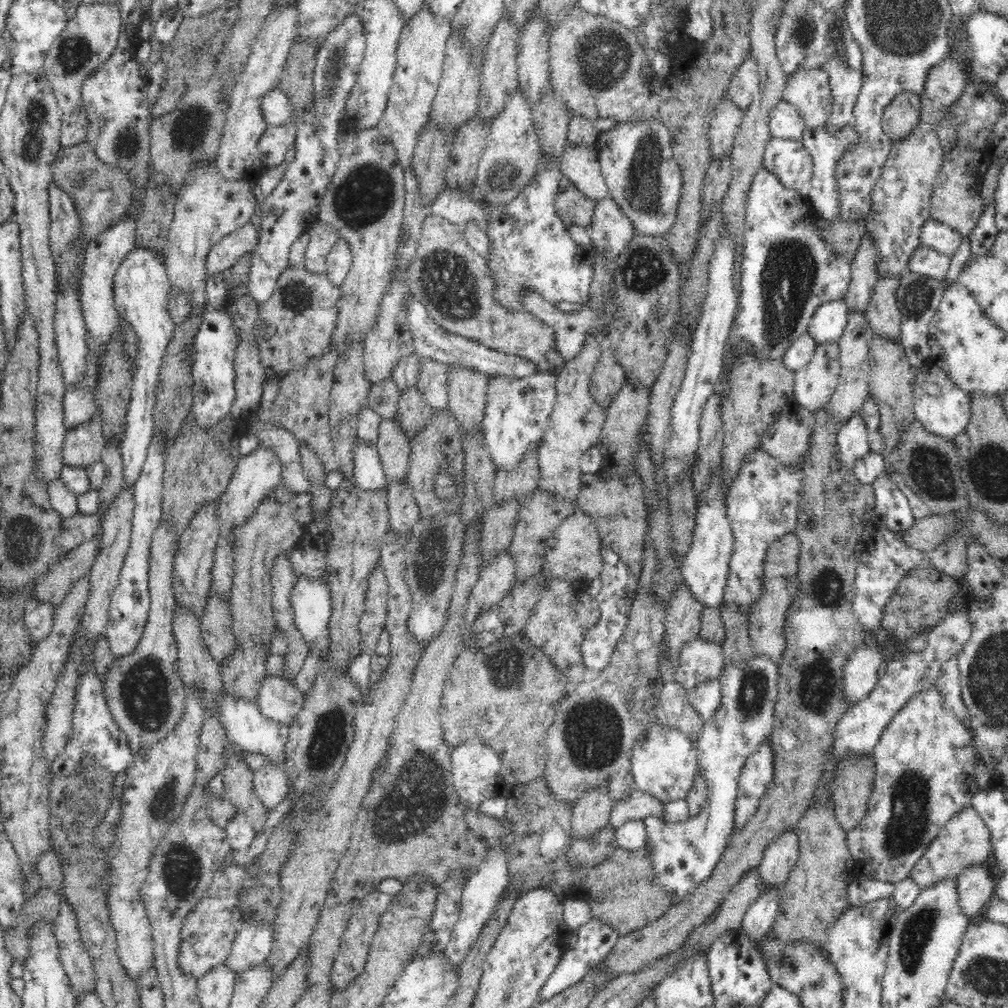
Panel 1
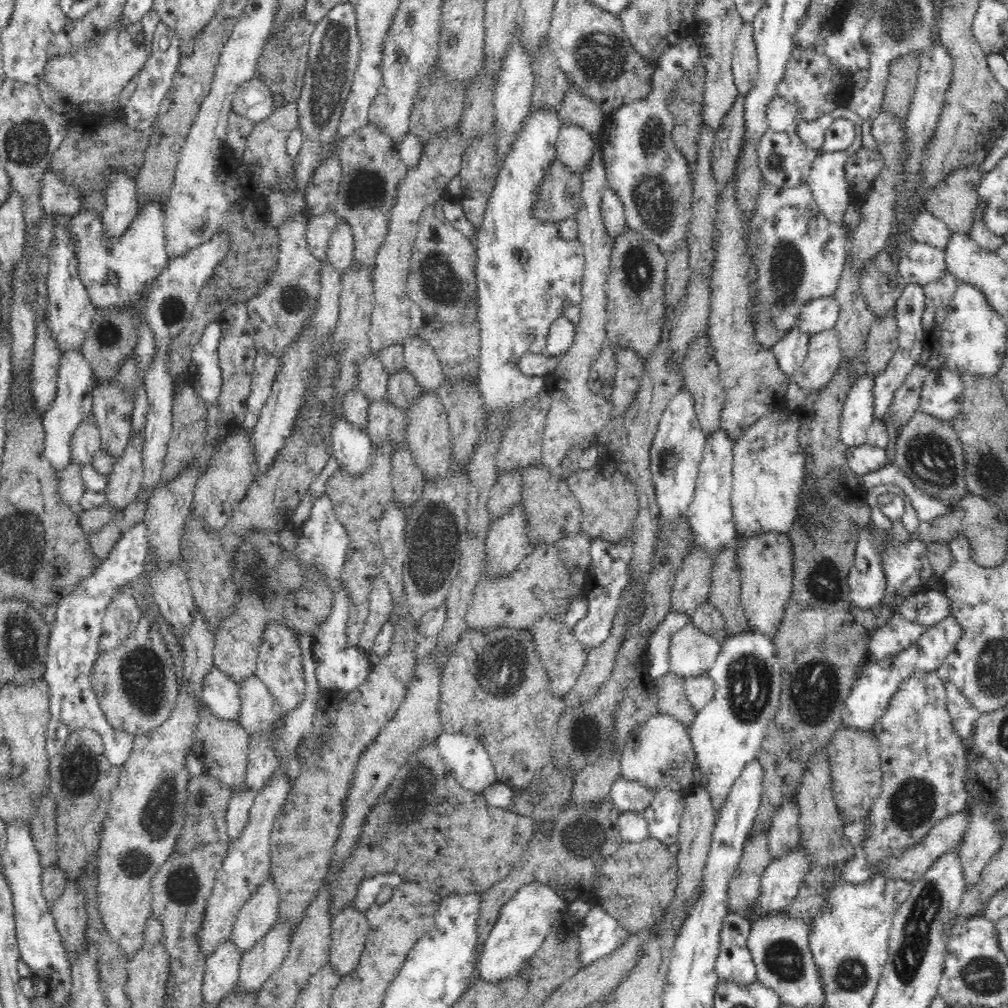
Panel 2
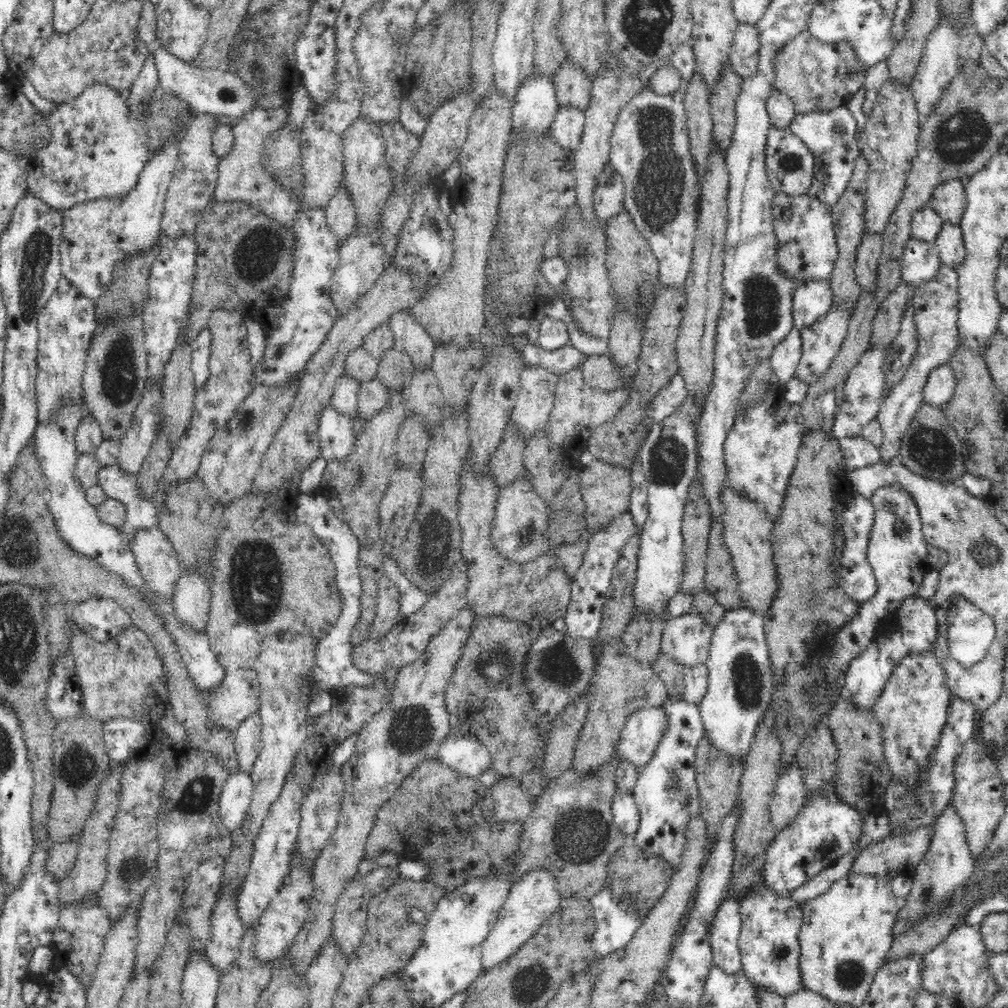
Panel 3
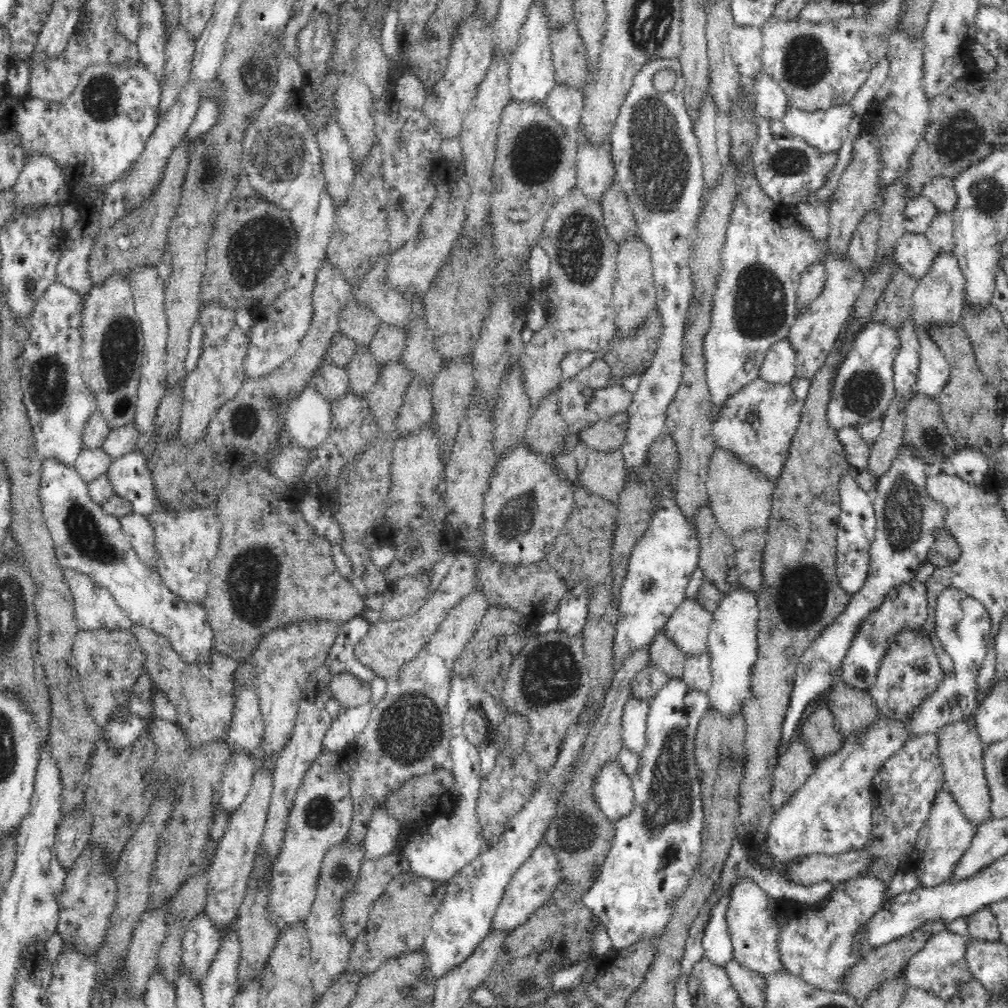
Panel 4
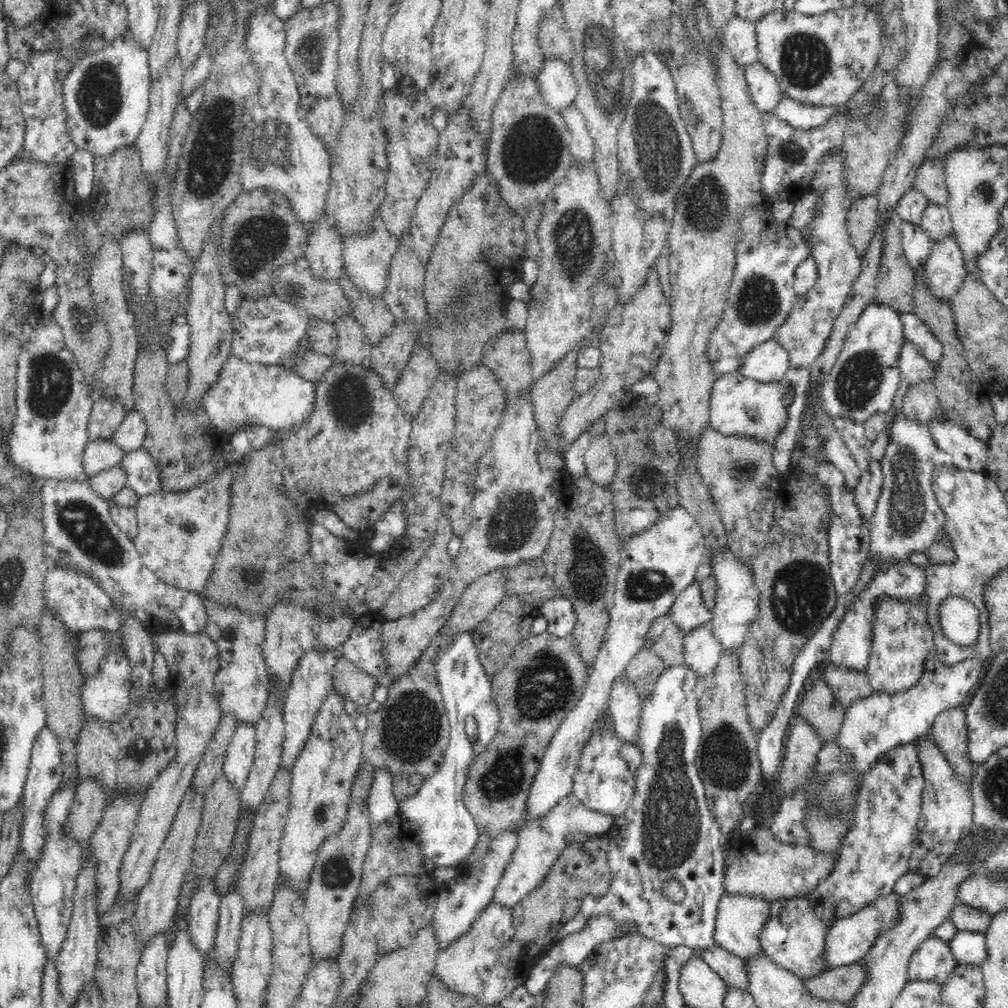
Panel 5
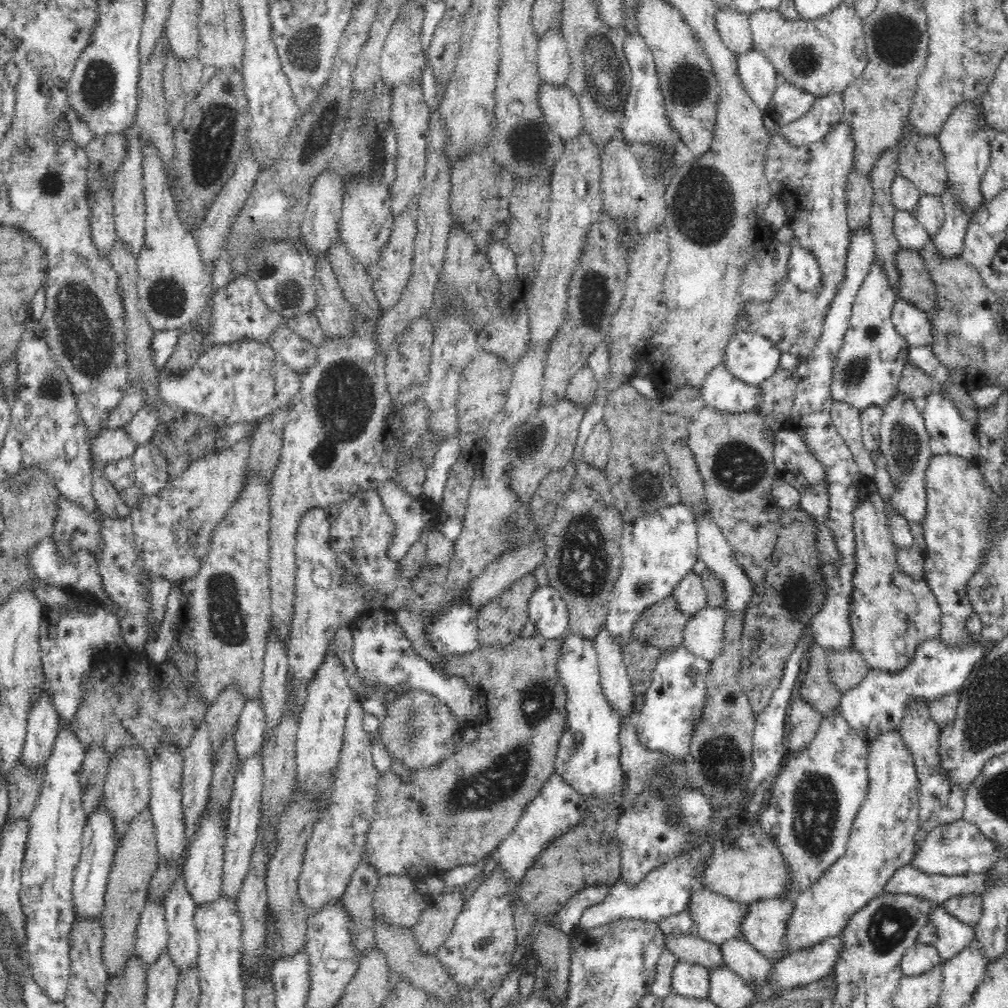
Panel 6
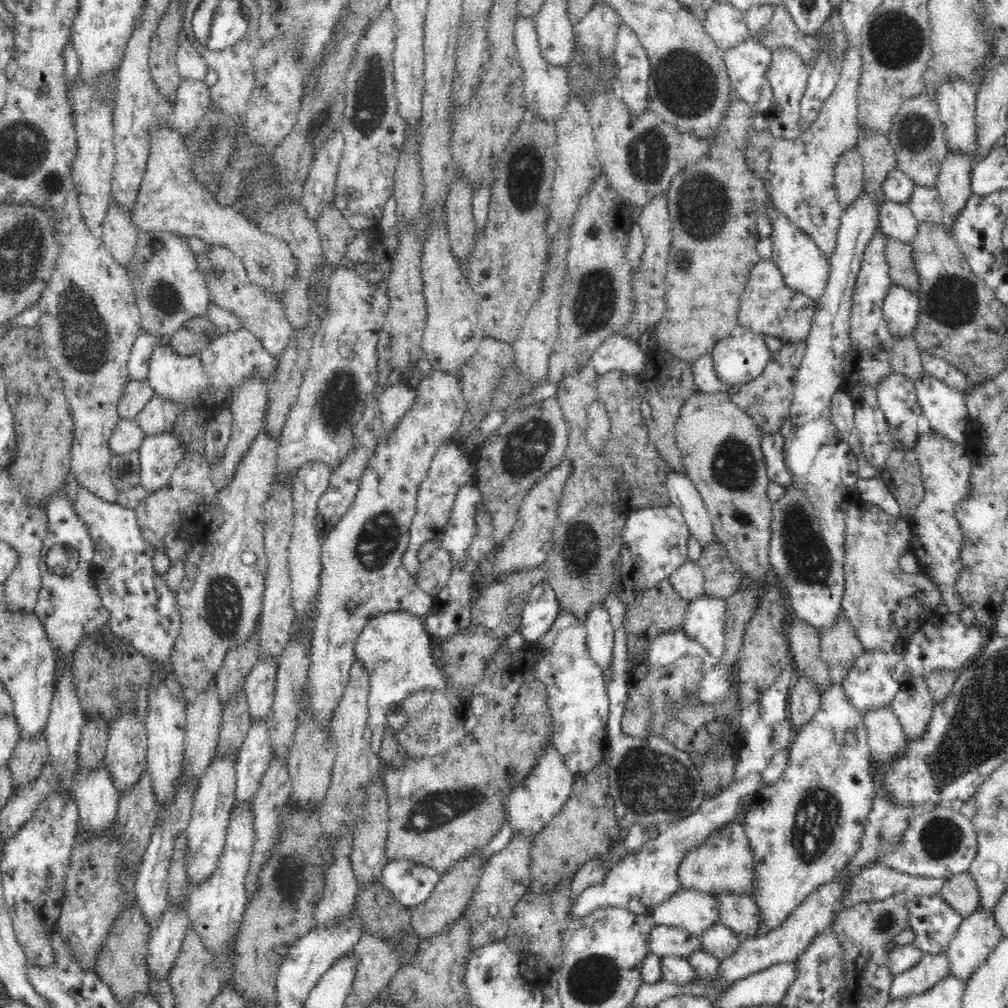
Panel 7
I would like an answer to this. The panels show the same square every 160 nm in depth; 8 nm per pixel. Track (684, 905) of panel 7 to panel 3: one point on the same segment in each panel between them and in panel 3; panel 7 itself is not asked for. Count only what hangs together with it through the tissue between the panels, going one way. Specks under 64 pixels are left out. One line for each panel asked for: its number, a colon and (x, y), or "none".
3: (768, 940)
4: (753, 917)
5: (740, 919)
6: (717, 918)

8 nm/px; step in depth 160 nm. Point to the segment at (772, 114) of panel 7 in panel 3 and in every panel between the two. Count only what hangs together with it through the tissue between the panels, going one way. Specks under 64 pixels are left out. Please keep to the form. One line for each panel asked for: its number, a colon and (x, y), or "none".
3: (830, 135)
4: (826, 130)
5: (796, 114)
6: (789, 103)

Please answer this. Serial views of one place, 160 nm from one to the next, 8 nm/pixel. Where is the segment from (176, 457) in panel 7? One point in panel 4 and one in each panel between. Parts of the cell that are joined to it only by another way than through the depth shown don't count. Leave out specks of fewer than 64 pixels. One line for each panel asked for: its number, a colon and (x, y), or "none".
4: (130, 475)
5: (143, 476)
6: (151, 468)

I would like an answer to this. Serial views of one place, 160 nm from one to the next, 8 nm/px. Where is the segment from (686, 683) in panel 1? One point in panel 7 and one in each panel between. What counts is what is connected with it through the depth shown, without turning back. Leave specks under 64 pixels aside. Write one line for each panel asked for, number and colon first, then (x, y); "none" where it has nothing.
2: (692, 652)
3: (686, 638)
4: (688, 627)
5: (688, 611)
6: (690, 594)
7: (687, 580)

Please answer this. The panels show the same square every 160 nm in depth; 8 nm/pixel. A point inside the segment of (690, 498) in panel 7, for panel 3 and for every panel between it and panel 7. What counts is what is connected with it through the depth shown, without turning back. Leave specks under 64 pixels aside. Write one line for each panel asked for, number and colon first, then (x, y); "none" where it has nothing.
3: (740, 689)
4: (732, 639)
5: (737, 603)
6: (714, 550)

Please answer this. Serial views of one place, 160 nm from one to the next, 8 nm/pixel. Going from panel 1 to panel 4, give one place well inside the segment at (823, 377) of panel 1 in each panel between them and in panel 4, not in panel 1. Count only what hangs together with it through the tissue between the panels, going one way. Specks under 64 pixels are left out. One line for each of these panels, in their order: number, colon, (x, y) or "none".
2: (824, 355)
3: (821, 341)
4: (813, 335)

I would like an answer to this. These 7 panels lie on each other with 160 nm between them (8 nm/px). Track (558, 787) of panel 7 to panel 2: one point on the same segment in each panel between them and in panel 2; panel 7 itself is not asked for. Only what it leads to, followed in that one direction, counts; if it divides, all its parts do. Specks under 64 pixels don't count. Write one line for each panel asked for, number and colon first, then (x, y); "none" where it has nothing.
2: (524, 922)
3: (534, 897)
4: (530, 887)
5: (540, 842)
6: (558, 807)

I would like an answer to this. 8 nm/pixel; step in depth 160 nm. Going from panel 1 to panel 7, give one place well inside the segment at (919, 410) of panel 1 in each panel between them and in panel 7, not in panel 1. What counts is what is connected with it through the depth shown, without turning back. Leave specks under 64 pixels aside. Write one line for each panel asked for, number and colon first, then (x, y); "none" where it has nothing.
2: (941, 396)
3: (941, 383)
4: (934, 372)
5: (915, 330)
6: (910, 322)
7: (901, 307)

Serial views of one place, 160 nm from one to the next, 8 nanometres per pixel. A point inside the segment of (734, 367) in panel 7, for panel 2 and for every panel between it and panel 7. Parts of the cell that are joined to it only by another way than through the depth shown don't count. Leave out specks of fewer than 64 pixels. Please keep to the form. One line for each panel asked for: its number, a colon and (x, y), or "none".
2: (791, 350)
3: (785, 358)
4: (778, 366)
5: (768, 362)
6: (752, 358)

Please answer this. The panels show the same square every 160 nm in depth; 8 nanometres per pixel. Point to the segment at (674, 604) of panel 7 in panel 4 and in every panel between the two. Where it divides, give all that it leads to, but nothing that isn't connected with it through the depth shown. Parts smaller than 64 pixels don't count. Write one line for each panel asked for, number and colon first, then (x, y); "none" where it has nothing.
4: (665, 655)
5: (664, 637)
6: (662, 624)

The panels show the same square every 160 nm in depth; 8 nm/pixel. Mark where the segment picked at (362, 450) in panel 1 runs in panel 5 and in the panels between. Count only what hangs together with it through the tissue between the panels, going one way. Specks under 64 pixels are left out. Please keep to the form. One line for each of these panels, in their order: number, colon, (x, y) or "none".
2: (352, 447)
3: (334, 428)
4: (306, 418)
5: (250, 393)

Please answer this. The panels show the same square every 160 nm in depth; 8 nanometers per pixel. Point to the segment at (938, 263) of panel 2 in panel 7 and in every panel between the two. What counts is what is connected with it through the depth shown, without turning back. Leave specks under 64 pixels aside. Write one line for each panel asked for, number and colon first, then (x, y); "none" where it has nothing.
3: (920, 261)
4: (913, 253)
5: (916, 244)
6: (911, 234)
7: (896, 220)

